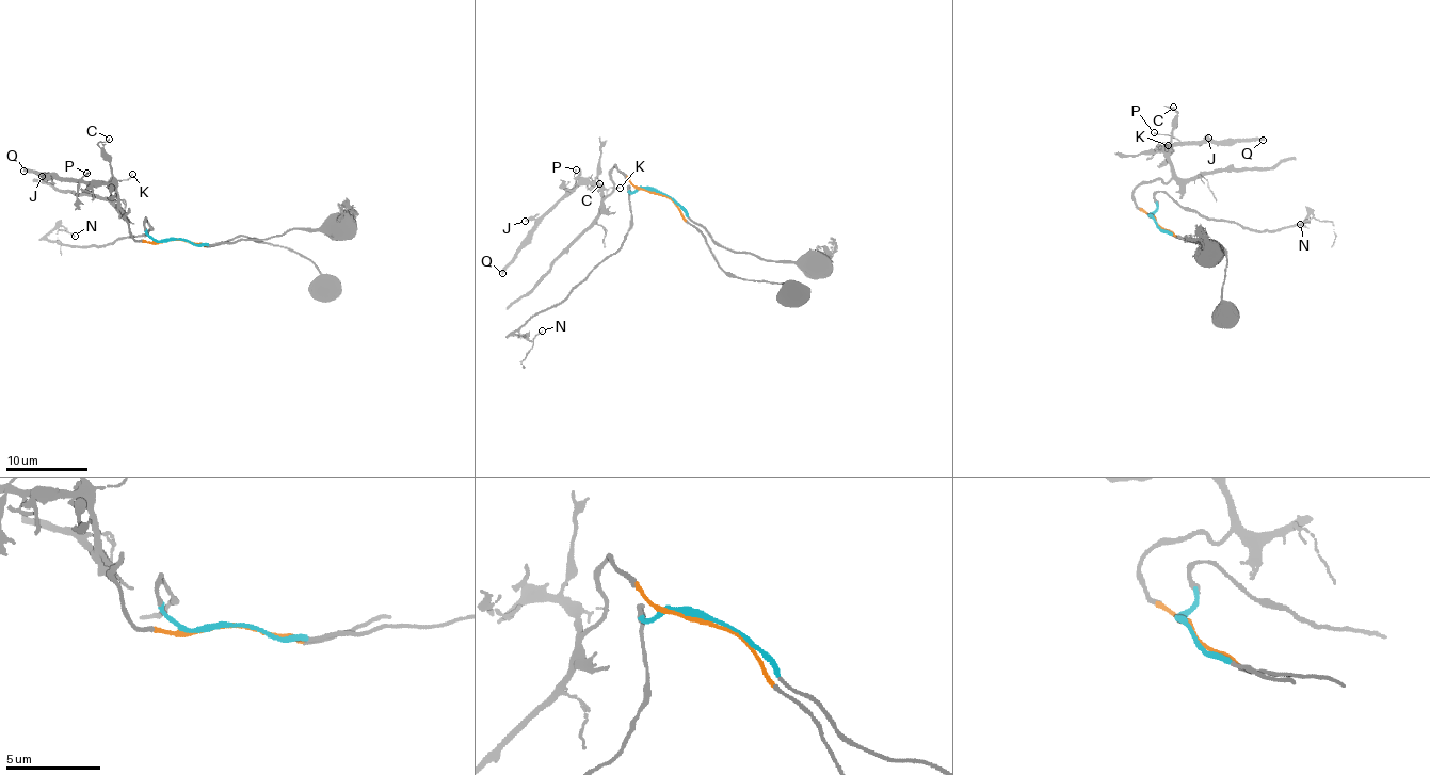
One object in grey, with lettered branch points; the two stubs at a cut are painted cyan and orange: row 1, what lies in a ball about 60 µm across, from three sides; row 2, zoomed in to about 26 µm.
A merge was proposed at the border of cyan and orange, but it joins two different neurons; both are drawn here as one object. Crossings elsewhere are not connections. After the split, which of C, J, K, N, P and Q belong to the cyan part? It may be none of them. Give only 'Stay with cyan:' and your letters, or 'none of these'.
Stay with cyan: N

